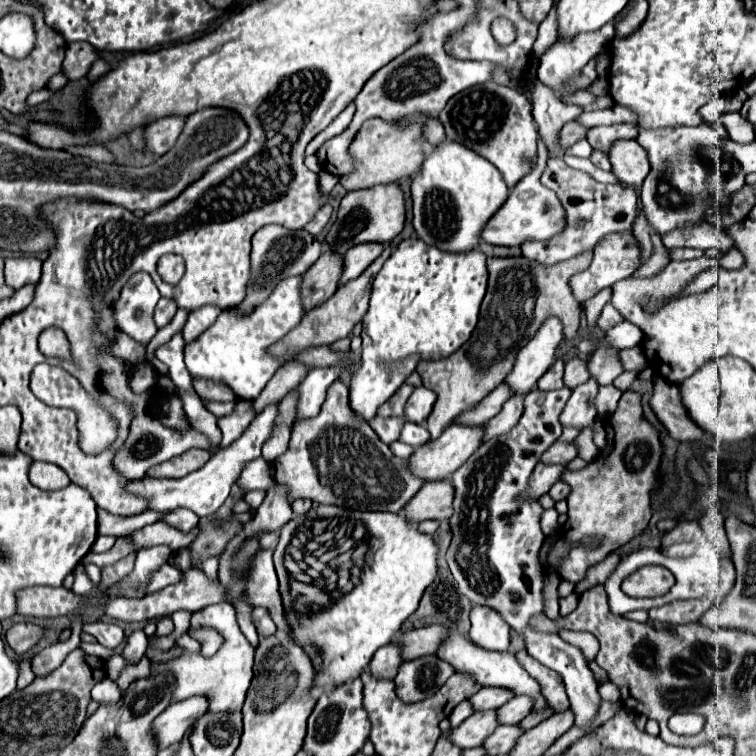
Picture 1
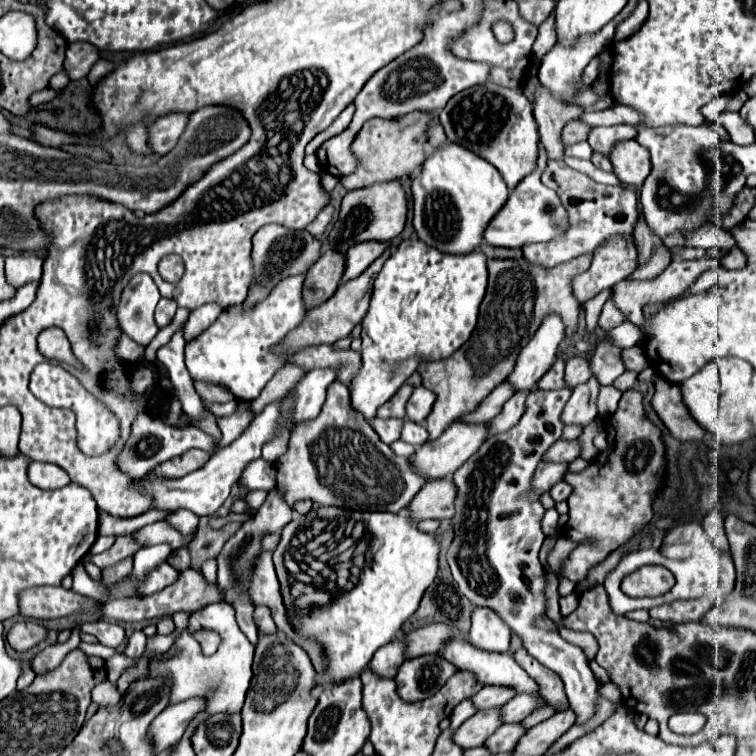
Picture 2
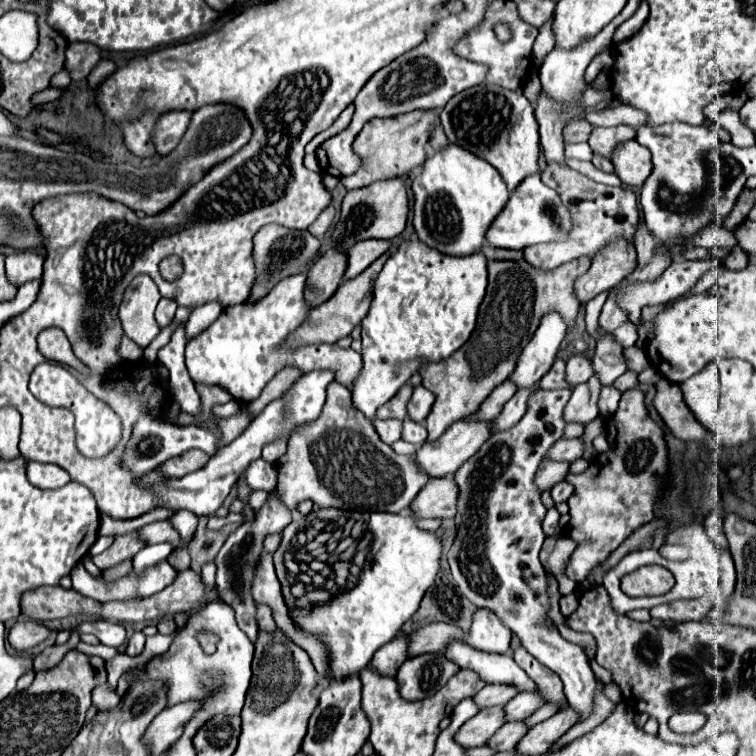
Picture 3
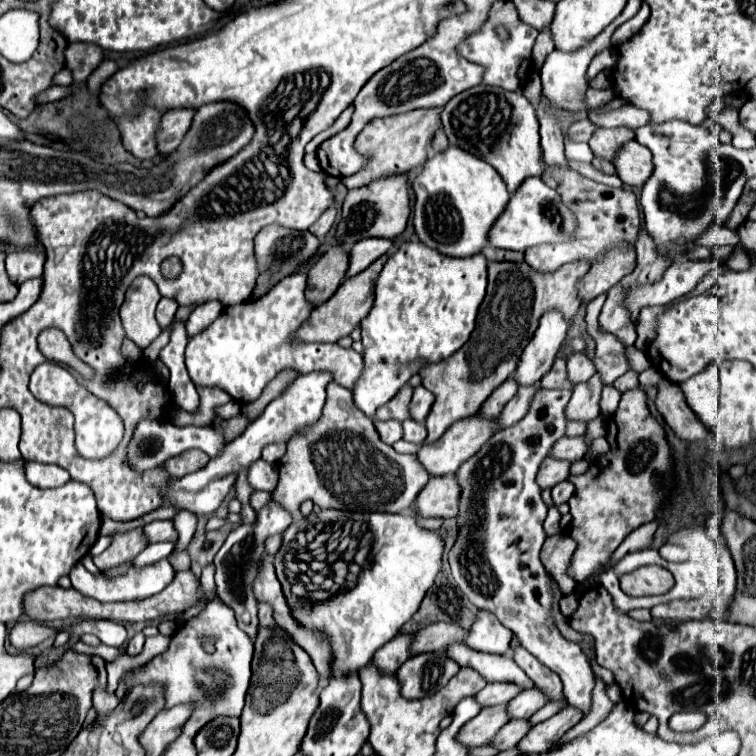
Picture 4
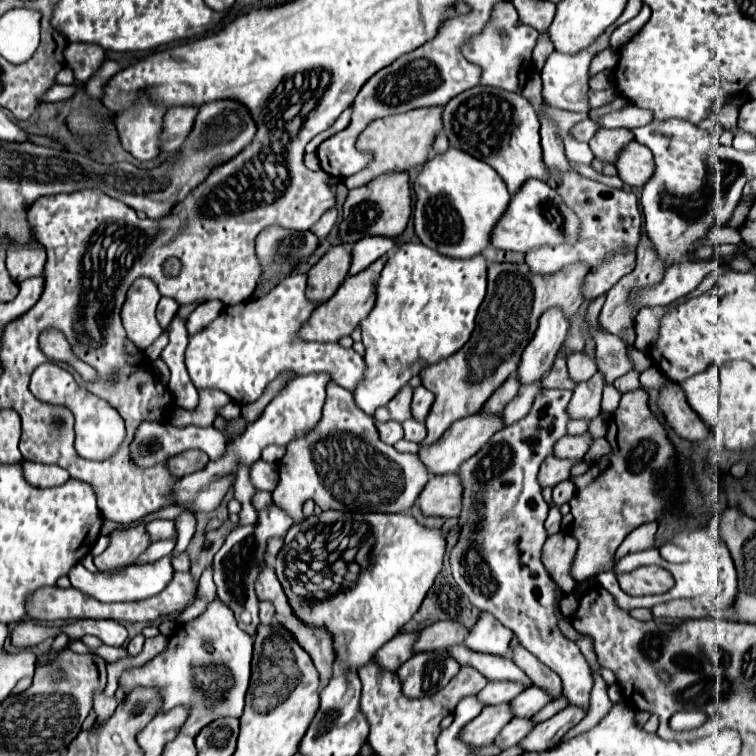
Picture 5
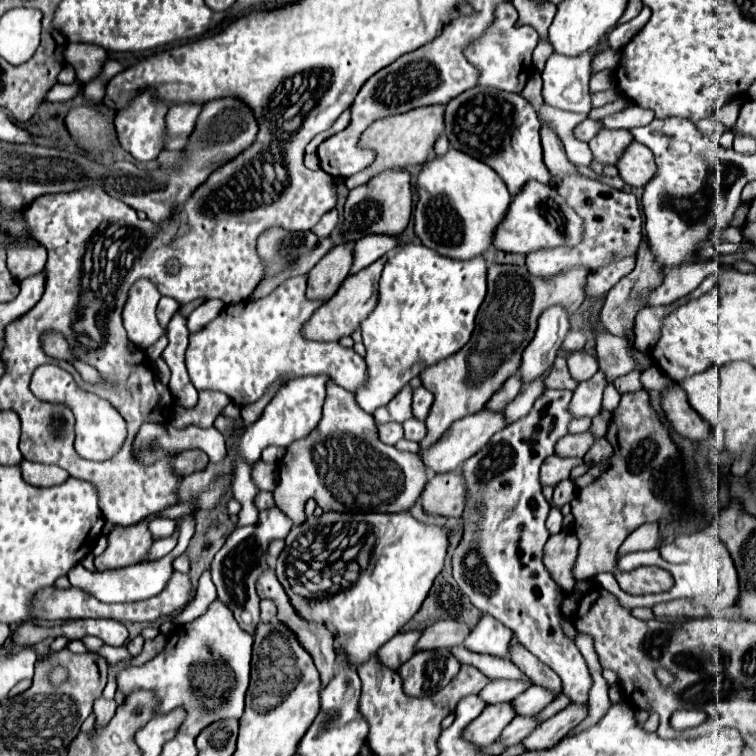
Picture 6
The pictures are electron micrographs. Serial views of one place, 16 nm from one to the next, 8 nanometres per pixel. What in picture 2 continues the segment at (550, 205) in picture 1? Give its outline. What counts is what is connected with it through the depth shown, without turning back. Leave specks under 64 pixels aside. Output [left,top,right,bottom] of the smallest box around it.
[484,148,568,248]

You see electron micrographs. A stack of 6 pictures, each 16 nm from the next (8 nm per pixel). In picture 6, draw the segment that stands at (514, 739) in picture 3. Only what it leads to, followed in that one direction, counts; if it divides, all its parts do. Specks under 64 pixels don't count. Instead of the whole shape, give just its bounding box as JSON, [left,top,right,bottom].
[496,716,540,748]

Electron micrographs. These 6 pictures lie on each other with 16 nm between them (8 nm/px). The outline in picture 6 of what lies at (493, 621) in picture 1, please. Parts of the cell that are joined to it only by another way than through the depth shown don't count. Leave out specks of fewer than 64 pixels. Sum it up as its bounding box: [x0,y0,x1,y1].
[464,614,512,658]

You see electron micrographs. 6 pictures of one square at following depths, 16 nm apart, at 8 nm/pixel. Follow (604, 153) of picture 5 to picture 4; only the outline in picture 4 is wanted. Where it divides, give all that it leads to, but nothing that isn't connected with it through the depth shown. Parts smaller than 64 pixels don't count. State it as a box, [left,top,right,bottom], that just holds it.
[588,128,634,160]

